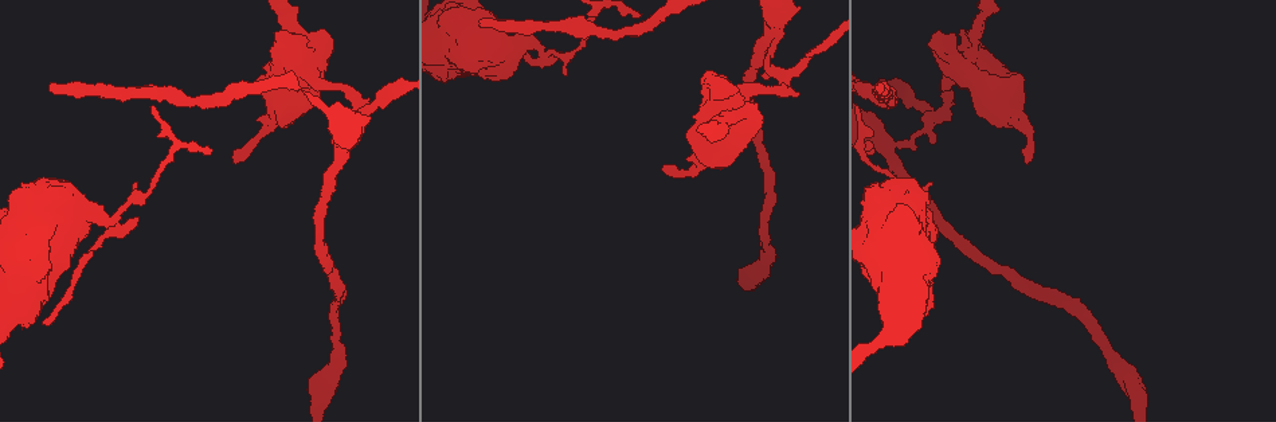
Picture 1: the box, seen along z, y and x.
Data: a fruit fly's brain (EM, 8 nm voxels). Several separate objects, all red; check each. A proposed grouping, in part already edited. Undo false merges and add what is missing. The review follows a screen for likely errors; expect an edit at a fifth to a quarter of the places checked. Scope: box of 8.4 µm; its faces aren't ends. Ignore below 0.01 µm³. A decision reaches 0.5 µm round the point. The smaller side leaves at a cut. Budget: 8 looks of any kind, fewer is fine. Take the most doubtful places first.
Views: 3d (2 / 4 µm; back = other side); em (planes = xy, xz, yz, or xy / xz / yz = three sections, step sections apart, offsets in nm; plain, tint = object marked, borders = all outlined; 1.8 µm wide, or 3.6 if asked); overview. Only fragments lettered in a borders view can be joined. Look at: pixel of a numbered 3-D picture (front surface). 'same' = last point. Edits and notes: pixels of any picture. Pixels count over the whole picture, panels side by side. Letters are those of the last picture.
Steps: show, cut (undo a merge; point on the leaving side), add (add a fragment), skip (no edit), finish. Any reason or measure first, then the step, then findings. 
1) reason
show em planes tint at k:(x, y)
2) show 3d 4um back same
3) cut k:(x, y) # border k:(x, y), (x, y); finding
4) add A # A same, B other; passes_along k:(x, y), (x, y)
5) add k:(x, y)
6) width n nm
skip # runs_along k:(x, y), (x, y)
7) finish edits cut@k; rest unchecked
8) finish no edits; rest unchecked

an open end
show 3d 2um at 1:(874, 87)

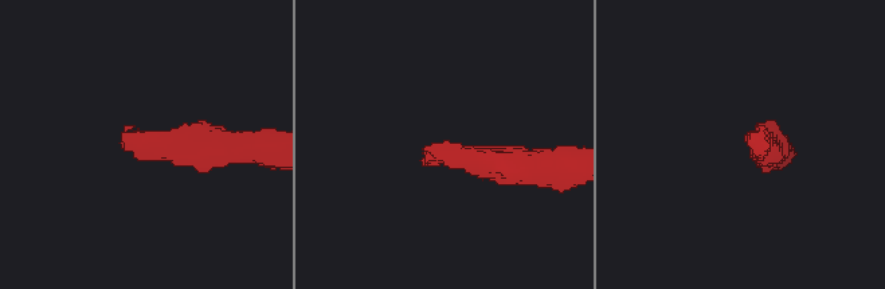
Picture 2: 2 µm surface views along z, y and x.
need the tissue
show em planes borders at 2:(124, 134)

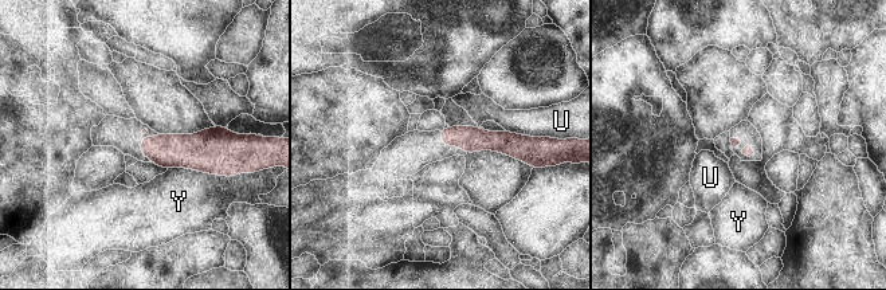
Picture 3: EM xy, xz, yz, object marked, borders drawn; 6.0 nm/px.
skip # U other, Y other; border 3:(506, 130), (533, 137); none of them fits

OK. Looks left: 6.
free end
show 3d 2um at 1:(235, 160)

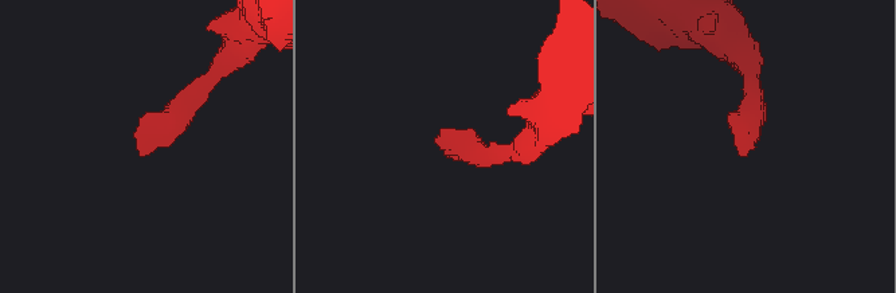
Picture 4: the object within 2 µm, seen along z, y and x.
show em planes borders at 4:(440, 141)

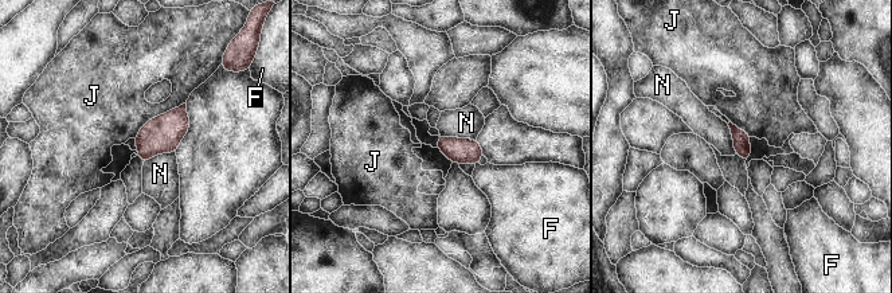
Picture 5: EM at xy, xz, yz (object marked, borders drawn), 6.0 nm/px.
skip # F other, J other, N other; border 5:(186, 101), (151, 117), (133, 137); none of them fits

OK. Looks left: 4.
abrupt turn
show 3d 4um at 1:(544, 51)

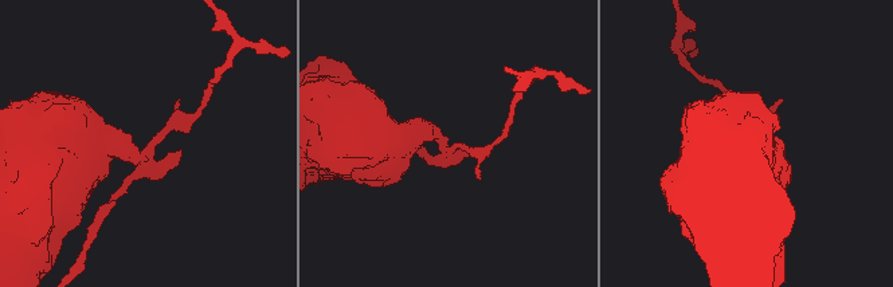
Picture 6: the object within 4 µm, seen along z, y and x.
show em xy step 16 tint at 6:(143, 159)

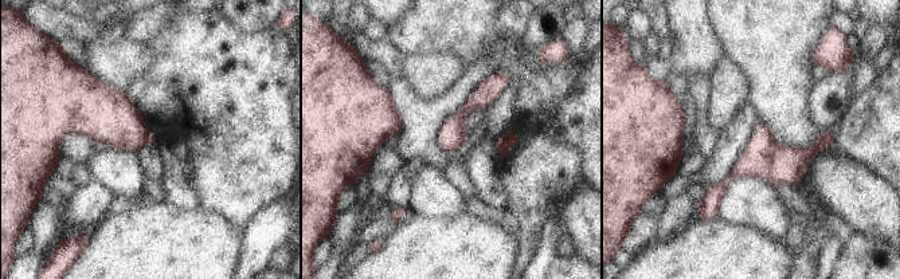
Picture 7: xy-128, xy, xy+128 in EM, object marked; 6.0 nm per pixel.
show em xz step 16 borders same

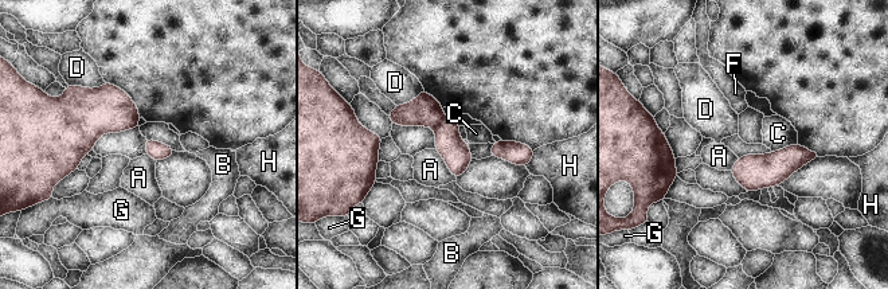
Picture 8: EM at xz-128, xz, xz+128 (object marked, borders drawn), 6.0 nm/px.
longest_contact A 220 nm
cut 8:(456, 152) # A other, B other, C other, D other, F other, G other, H other; two neurons meet here

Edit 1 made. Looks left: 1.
finish edits cut@8; rest unchecked

